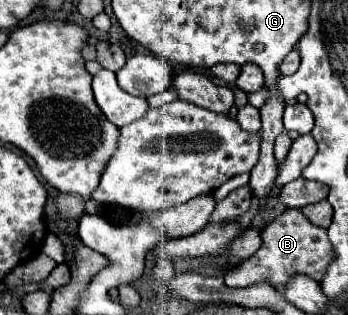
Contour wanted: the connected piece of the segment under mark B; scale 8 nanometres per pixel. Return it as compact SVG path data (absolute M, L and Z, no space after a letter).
M286 209L272 223L268 223L260 235L262 245L256 255L224 275L228 287L248 287L260 281L268 281L276 291L282 291L292 275L308 275L320 283L324 267L328 267L328 259L332 259L332 243L328 243L328 231L324 227L310 223L300 209Z

